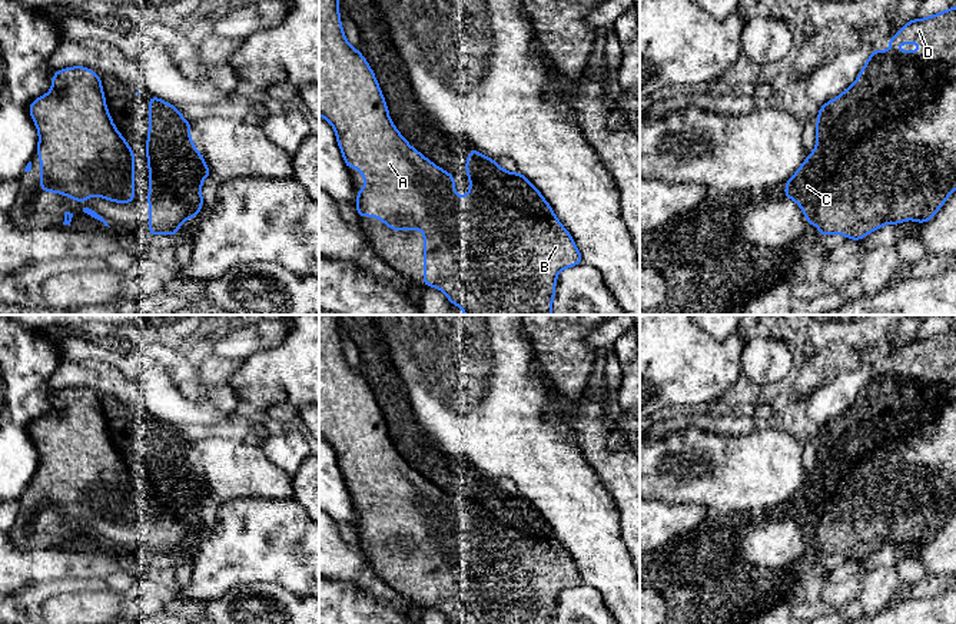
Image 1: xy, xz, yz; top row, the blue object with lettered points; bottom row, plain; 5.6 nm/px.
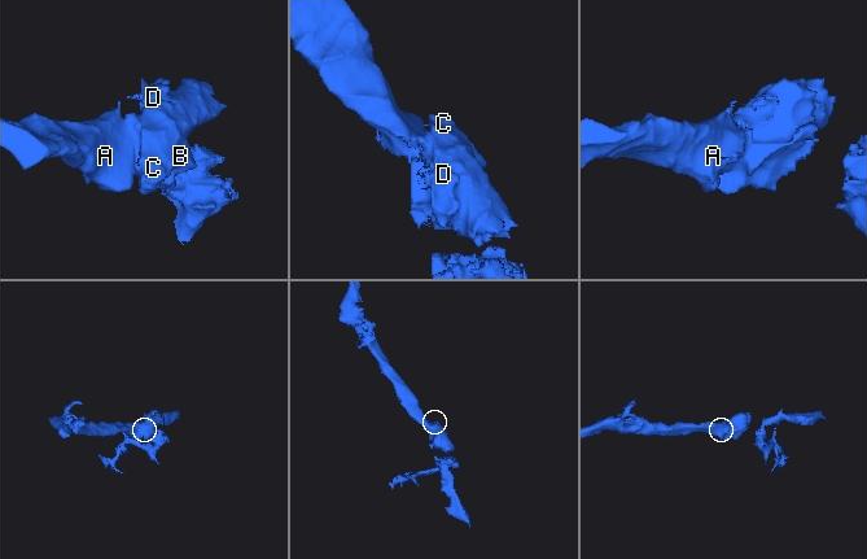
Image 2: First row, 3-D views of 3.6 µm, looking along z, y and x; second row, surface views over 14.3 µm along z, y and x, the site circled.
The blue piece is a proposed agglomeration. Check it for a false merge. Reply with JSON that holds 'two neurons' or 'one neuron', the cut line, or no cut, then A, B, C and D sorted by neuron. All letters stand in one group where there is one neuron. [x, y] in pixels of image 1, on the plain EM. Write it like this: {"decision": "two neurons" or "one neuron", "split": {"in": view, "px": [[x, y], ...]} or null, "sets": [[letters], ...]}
{"decision": "one neuron", "split": null, "sets": [["A", "B", "C", "D"]]}

